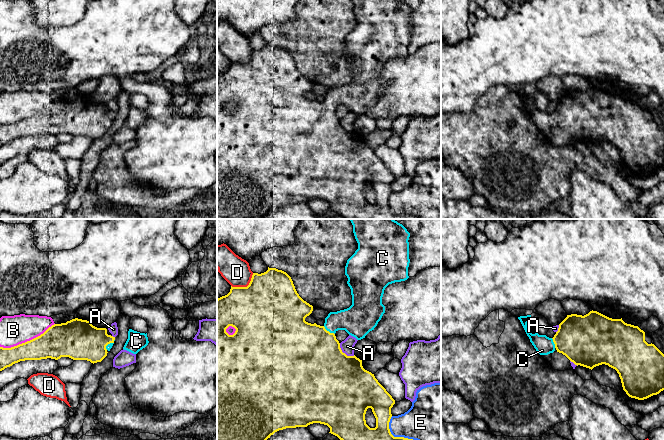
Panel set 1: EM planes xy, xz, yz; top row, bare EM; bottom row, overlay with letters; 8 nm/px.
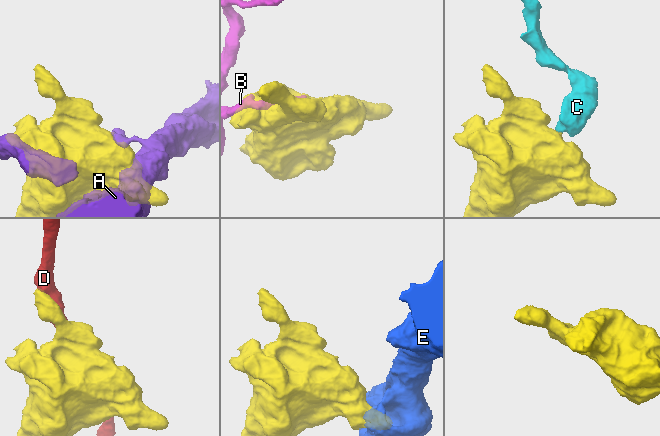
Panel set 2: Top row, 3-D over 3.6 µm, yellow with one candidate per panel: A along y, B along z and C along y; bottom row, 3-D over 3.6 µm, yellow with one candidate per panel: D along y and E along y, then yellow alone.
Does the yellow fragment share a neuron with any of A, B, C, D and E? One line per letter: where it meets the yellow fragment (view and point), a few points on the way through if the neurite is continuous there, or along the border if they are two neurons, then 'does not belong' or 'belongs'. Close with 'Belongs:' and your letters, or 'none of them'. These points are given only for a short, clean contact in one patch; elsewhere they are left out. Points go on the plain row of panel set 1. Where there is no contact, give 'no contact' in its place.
A: meets yellow in xz at (344, 129); does not belong
B: meets yellow in xy at (27, 117); does not belong
C: meets yellow in xz at (328, 107); runs through xz (308, 131), (328, 107), (339, 96), (357, 96); belongs
D: meets yellow in xz at (245, 63); does not belong
E: meets yellow in xz at (398, 213); does not belong
Belongs: C

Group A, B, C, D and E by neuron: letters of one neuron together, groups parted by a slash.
A / B / C / D / E

